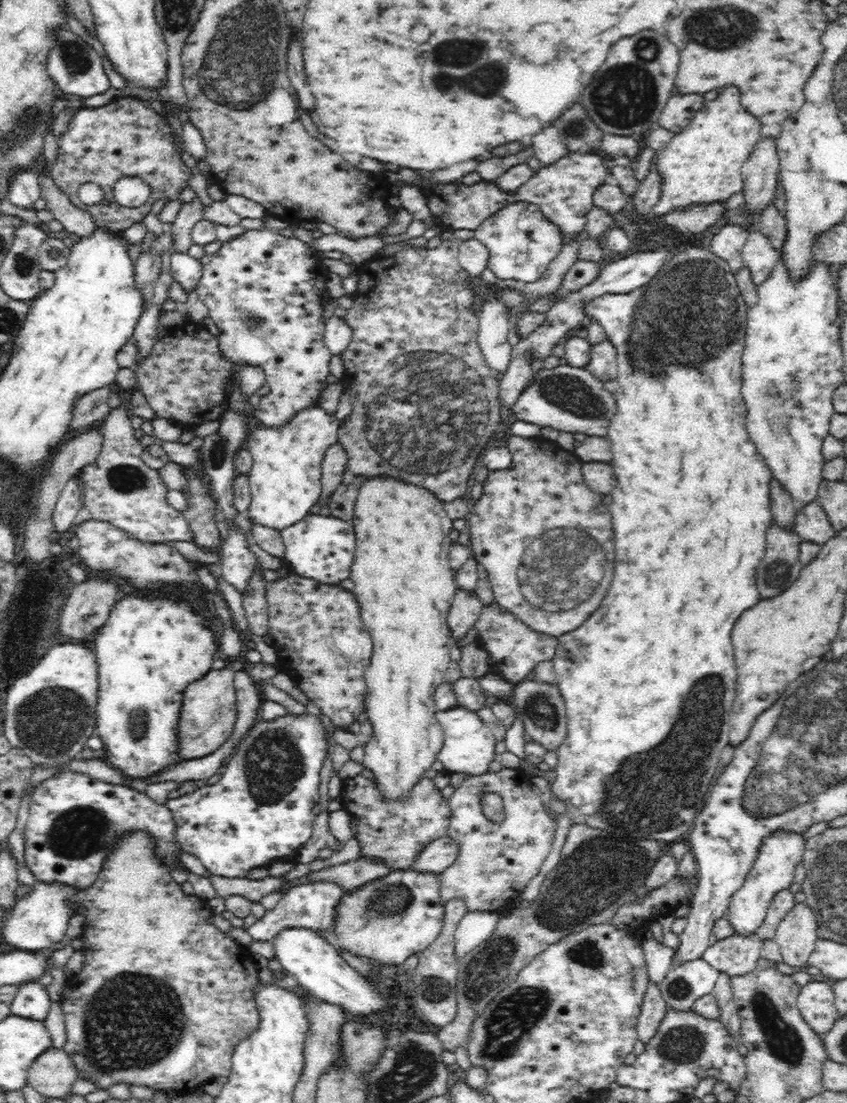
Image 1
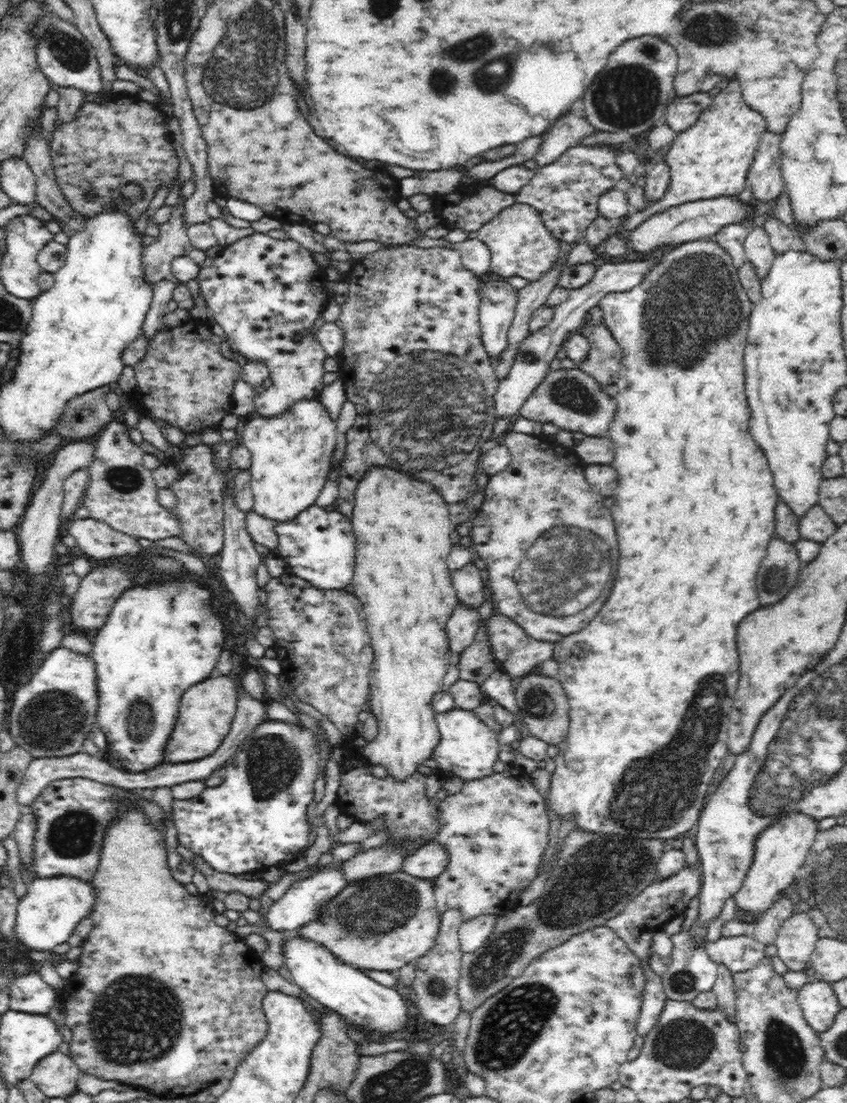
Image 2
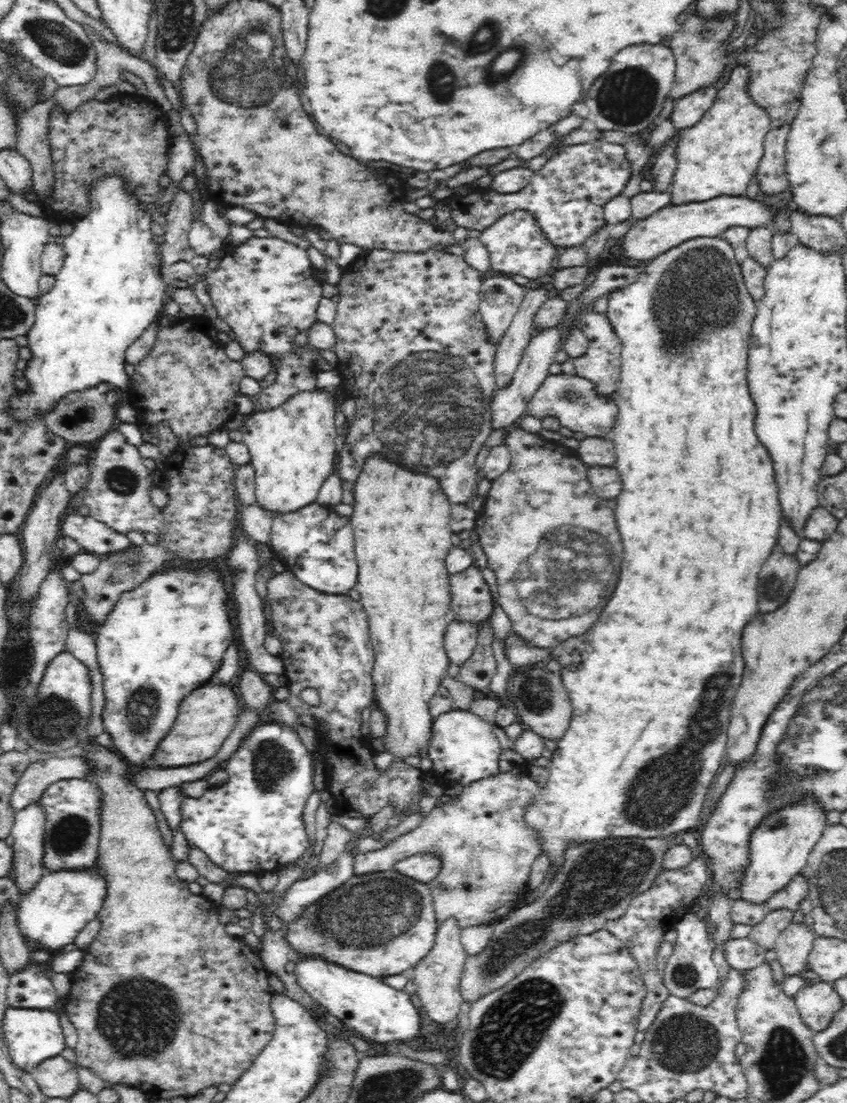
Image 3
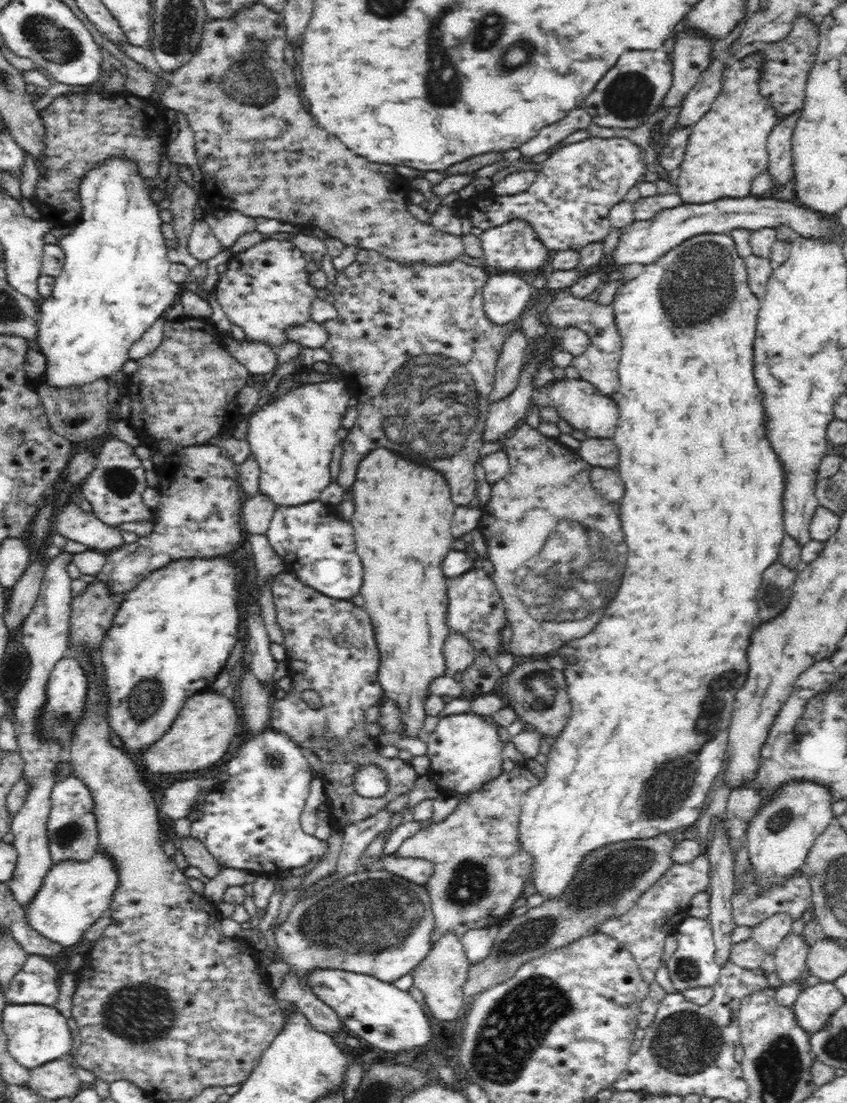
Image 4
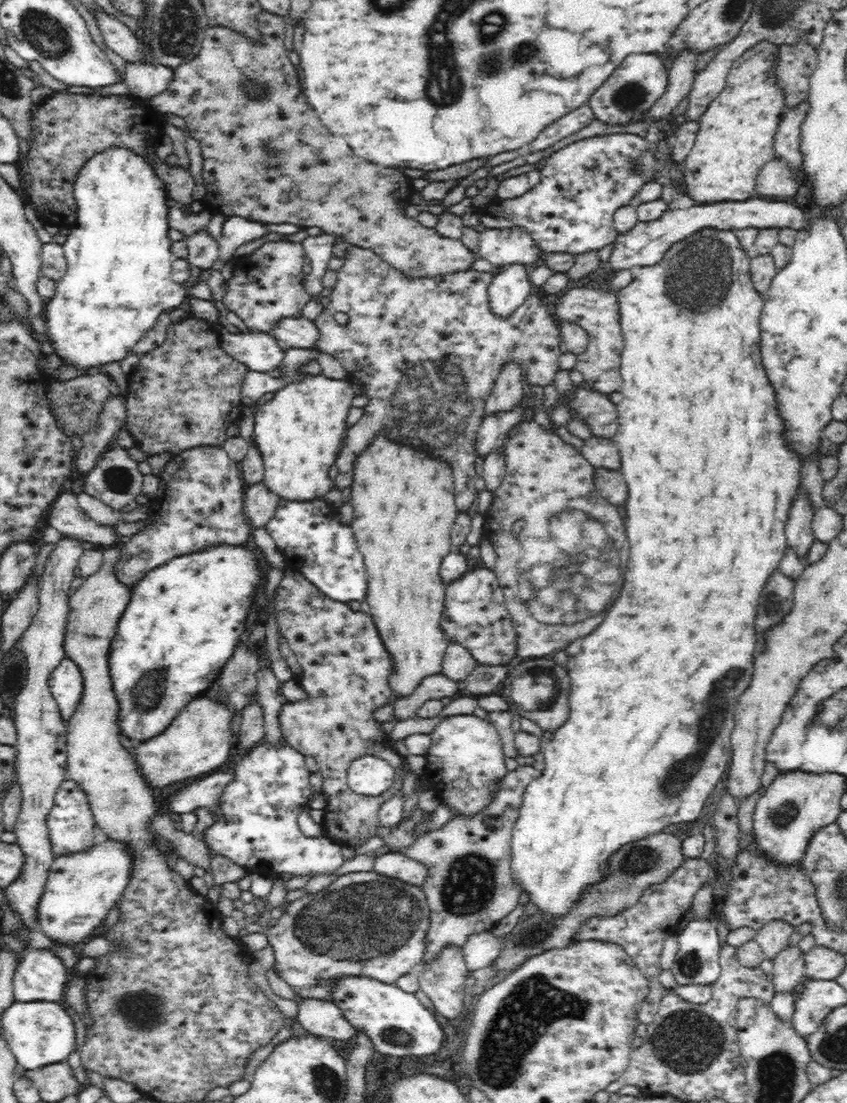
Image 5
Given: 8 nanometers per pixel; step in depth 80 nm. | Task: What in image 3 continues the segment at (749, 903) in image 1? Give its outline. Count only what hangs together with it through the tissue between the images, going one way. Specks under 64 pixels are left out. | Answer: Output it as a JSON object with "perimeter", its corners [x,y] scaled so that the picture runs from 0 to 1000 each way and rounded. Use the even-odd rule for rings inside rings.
{"perimeter":[[[960,720],[941,729],[928,730],[907,738],[885,757],[884,784],[880,789],[875,814],[888,820],[902,820],[913,811],[923,807],[953,785],[954,775],[976,748],[975,735],[966,730]]]}

